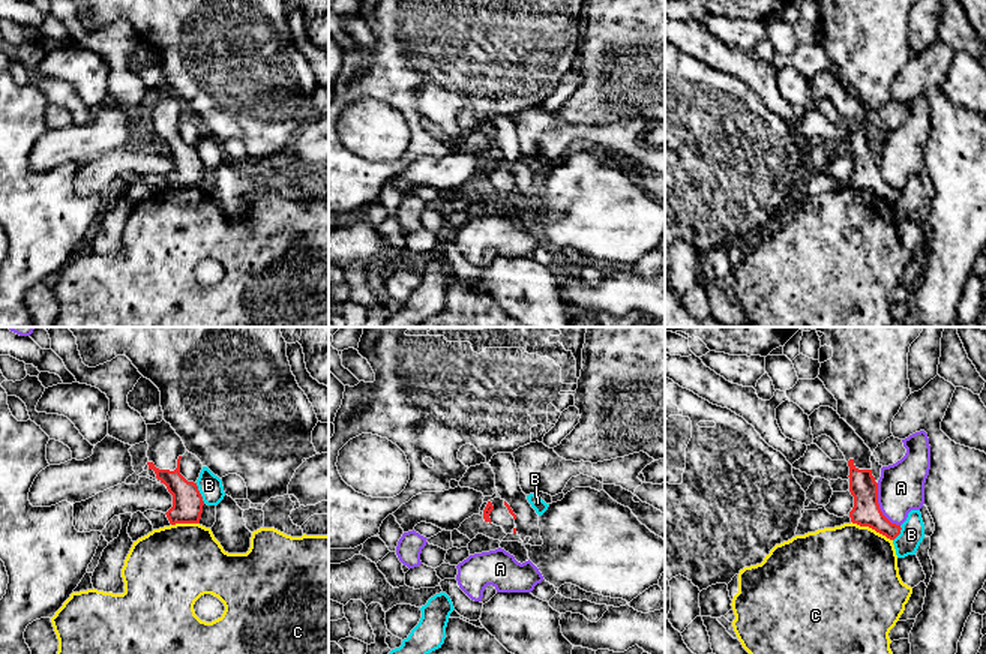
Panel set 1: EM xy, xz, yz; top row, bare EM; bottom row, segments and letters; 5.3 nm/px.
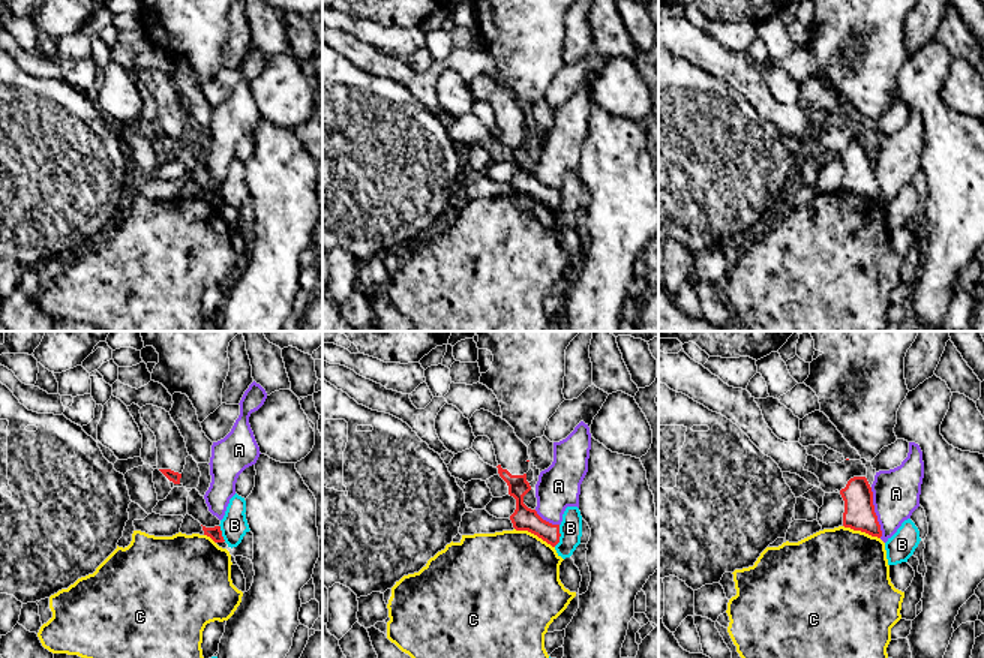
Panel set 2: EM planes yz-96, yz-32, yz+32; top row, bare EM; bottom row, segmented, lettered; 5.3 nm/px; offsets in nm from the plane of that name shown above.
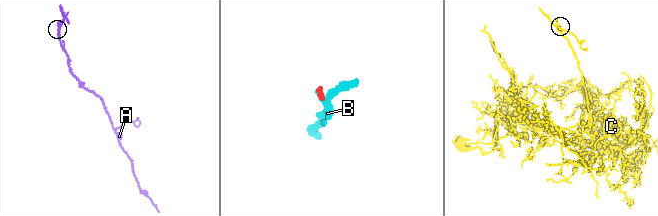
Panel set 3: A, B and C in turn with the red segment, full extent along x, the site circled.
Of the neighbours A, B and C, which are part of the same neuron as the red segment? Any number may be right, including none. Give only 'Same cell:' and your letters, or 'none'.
Same cell: none

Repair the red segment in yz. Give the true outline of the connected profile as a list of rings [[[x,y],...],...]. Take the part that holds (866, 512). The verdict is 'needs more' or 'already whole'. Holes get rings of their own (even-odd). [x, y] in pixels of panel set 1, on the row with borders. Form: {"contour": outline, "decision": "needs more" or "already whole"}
{"contour": [[[819,406],[810,416],[813,440],[827,435],[843,453],[849,466],[849,492],[854,507],[849,512],[852,524],[869,526],[894,540],[900,534],[900,525],[891,524],[878,504],[878,483],[872,476],[870,448],[855,430],[830,406]]], "decision": "needs more"}

